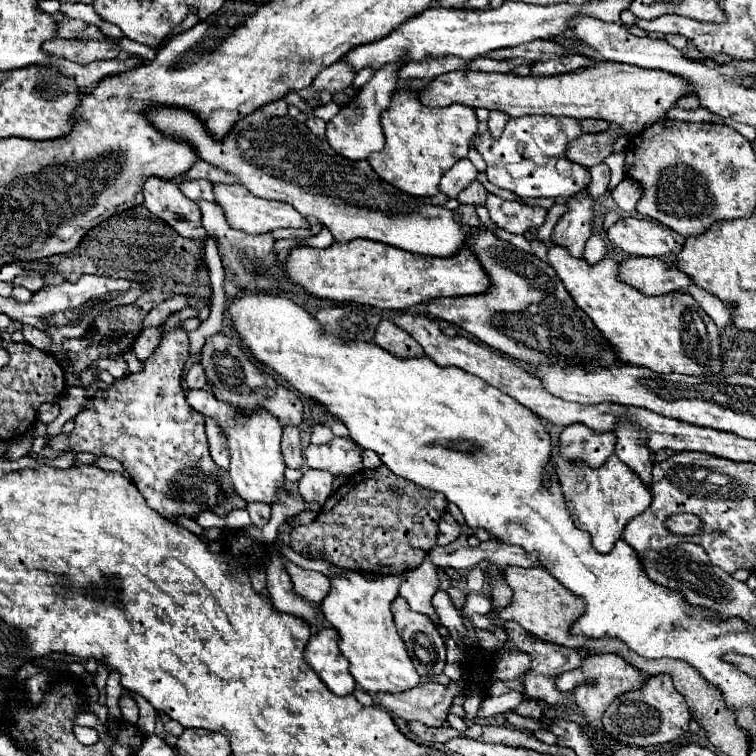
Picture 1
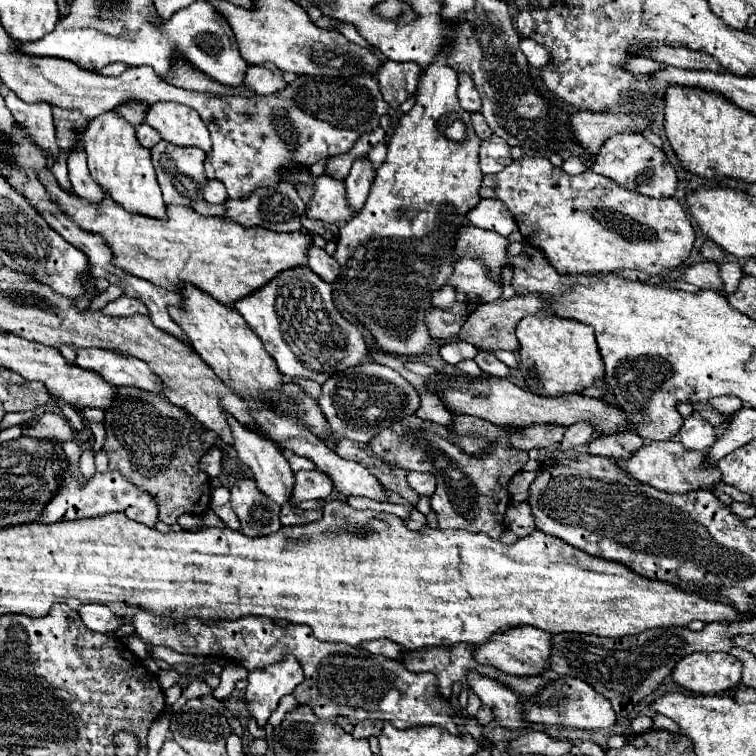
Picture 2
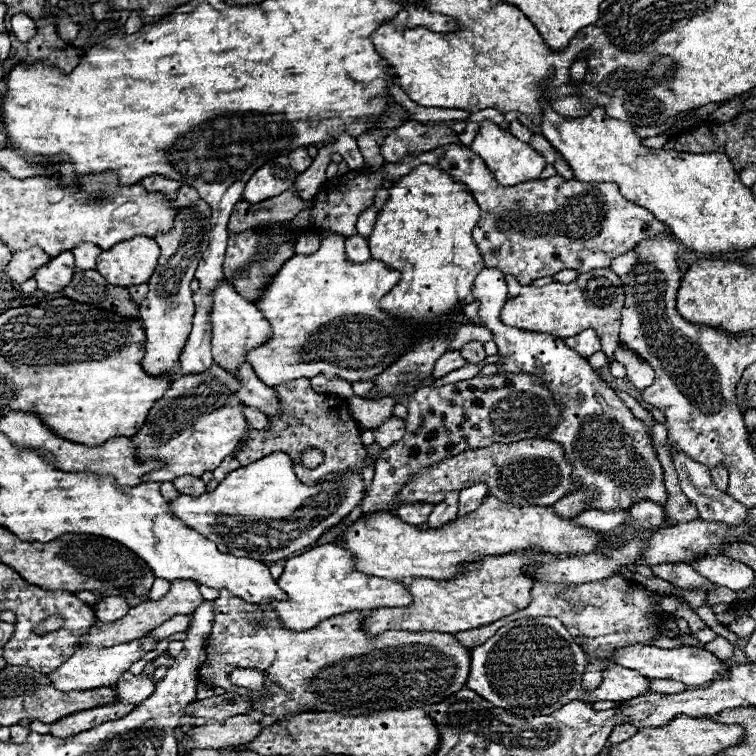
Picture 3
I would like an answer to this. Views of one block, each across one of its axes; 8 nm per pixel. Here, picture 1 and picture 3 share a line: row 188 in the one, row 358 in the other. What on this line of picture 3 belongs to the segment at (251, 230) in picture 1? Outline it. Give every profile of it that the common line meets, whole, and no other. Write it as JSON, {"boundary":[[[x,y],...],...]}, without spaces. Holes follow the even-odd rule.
{"boundary":[[[222,282],[214,290],[214,312],[212,318],[212,356],[218,366],[222,366],[228,372],[236,372],[242,364],[246,364],[246,356],[250,350],[266,344],[272,338],[272,326],[262,316],[262,312],[244,296],[240,296],[232,286]]]}

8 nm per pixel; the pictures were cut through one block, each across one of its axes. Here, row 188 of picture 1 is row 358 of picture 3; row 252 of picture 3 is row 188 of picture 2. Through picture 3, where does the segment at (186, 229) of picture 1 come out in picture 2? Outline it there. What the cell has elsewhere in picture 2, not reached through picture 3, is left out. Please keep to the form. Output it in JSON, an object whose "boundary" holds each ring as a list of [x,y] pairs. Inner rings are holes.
{"boundary":[[[160,140],[152,150],[152,164],[156,170],[158,184],[164,194],[164,202],[178,204],[178,206],[190,206],[196,200],[202,200],[202,190],[208,178],[204,176],[204,158],[206,154],[200,152],[200,148],[176,148],[174,144],[168,144]]]}

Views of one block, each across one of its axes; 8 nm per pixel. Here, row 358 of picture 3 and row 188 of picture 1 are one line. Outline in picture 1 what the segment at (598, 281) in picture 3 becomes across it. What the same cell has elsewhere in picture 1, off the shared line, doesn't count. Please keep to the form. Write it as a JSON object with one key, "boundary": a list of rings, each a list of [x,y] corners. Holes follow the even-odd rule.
{"boundary":[[[616,152],[616,160],[612,160],[610,164],[612,164],[610,190],[614,190],[624,180],[624,152]]]}

